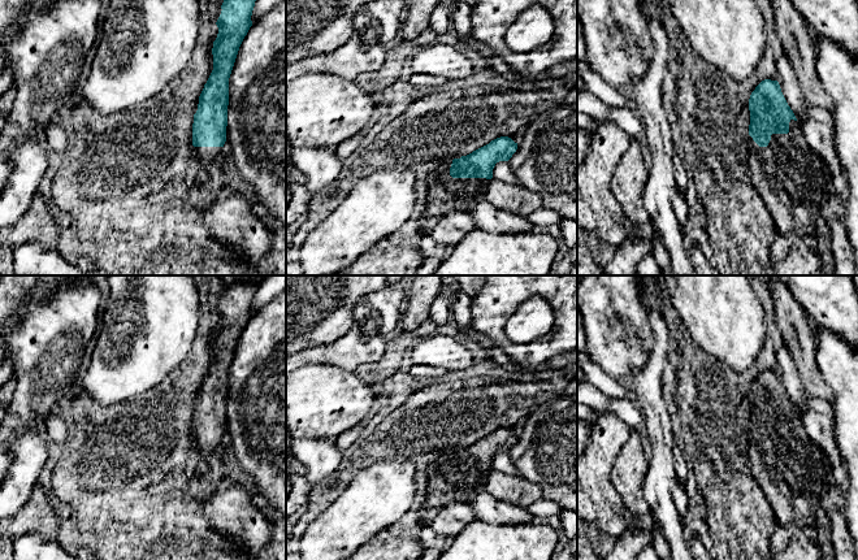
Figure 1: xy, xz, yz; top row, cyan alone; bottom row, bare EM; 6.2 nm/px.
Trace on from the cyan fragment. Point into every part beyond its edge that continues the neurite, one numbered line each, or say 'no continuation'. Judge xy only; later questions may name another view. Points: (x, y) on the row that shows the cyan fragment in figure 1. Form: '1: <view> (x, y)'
1: xy (204, 153)

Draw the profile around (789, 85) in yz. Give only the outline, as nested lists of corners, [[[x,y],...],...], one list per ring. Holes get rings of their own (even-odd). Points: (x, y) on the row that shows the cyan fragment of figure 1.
[[[781,51],[777,52],[776,58],[777,82],[781,92],[793,110],[797,122],[801,125],[807,120],[807,103],[801,94],[800,82],[796,78],[796,71],[789,57]]]

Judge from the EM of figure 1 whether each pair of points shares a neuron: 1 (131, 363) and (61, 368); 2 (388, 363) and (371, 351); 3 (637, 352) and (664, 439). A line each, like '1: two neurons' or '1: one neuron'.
1: two neurons
2: two neurons
3: two neurons

